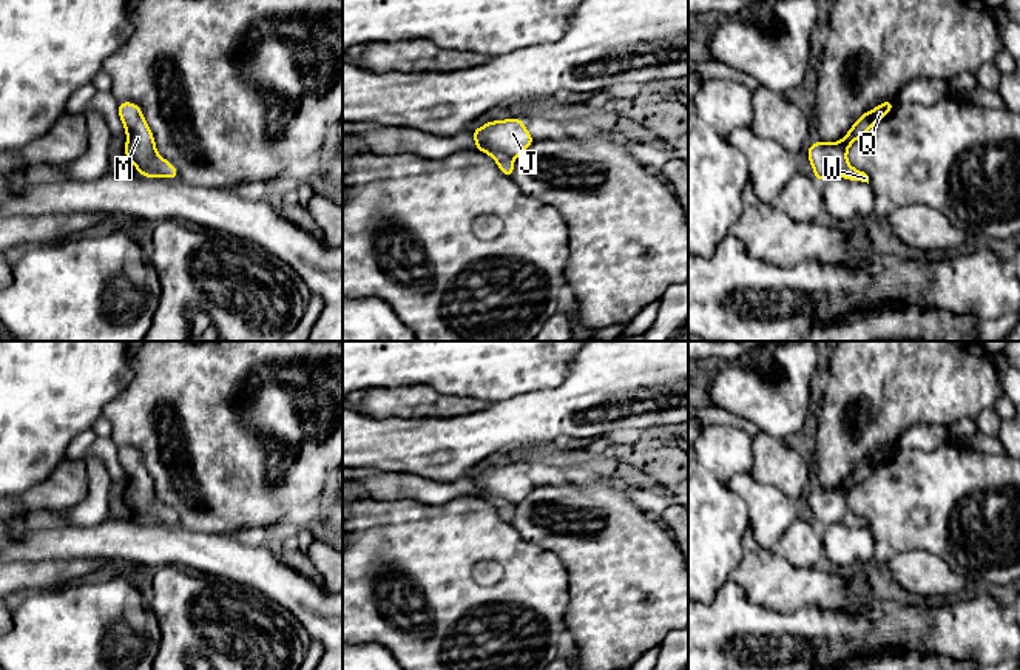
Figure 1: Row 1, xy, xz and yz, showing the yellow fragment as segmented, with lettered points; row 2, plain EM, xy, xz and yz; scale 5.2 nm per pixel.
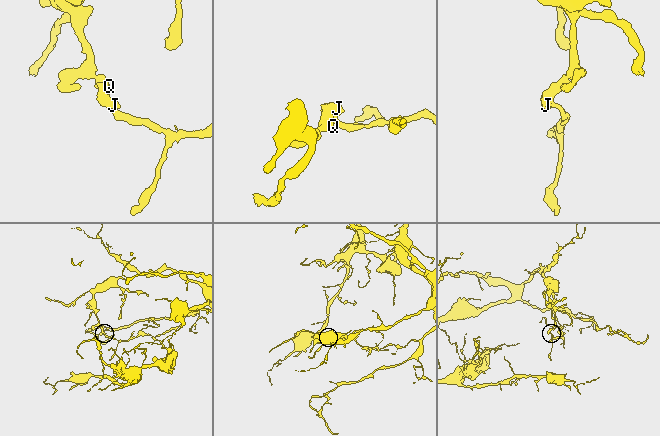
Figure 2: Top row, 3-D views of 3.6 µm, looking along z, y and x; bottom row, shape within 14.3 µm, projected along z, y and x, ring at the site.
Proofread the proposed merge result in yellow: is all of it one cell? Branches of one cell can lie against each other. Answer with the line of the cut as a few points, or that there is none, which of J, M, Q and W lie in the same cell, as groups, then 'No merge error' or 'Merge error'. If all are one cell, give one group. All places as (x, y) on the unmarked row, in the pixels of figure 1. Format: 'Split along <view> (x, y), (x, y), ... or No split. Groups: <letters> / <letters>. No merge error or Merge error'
Split along xz (485, 497), (503, 497), (514, 504). Groups: J M Q / W. Merge error

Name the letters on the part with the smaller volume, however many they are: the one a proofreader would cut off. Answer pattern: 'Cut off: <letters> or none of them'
Cut off: J, M, Q

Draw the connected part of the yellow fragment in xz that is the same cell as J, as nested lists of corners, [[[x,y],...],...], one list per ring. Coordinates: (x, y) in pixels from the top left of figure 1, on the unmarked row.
[[[520,463],[489,466],[480,474],[472,474],[472,480],[475,496],[500,497],[514,505],[535,488]]]

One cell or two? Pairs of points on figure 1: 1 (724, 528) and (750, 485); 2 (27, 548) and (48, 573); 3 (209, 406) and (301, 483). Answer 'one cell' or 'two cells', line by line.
1: two cells
2: two cells
3: one cell

